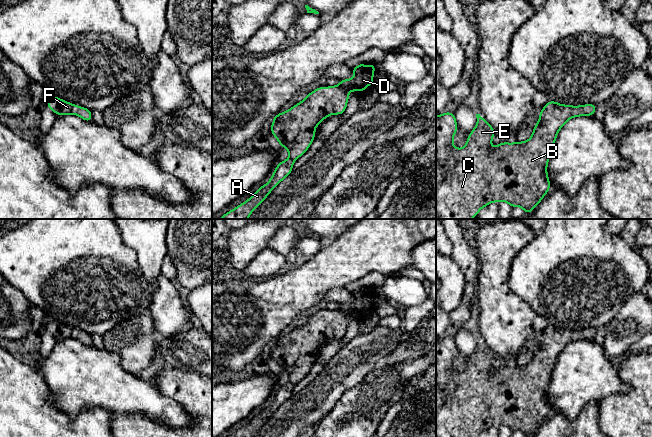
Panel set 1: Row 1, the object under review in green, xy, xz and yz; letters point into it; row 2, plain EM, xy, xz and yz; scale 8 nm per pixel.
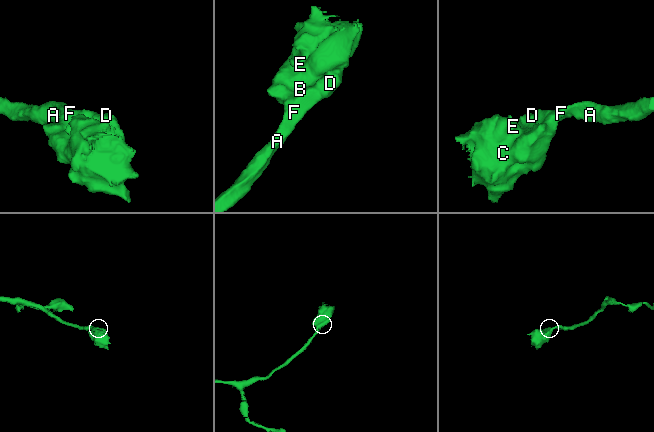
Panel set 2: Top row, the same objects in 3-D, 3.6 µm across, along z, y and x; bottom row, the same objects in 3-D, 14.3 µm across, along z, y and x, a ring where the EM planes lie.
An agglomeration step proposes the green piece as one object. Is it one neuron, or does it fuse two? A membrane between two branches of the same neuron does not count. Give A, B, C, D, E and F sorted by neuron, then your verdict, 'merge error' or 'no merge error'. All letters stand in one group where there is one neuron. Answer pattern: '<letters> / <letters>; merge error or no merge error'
A B C D E F; no merge error

